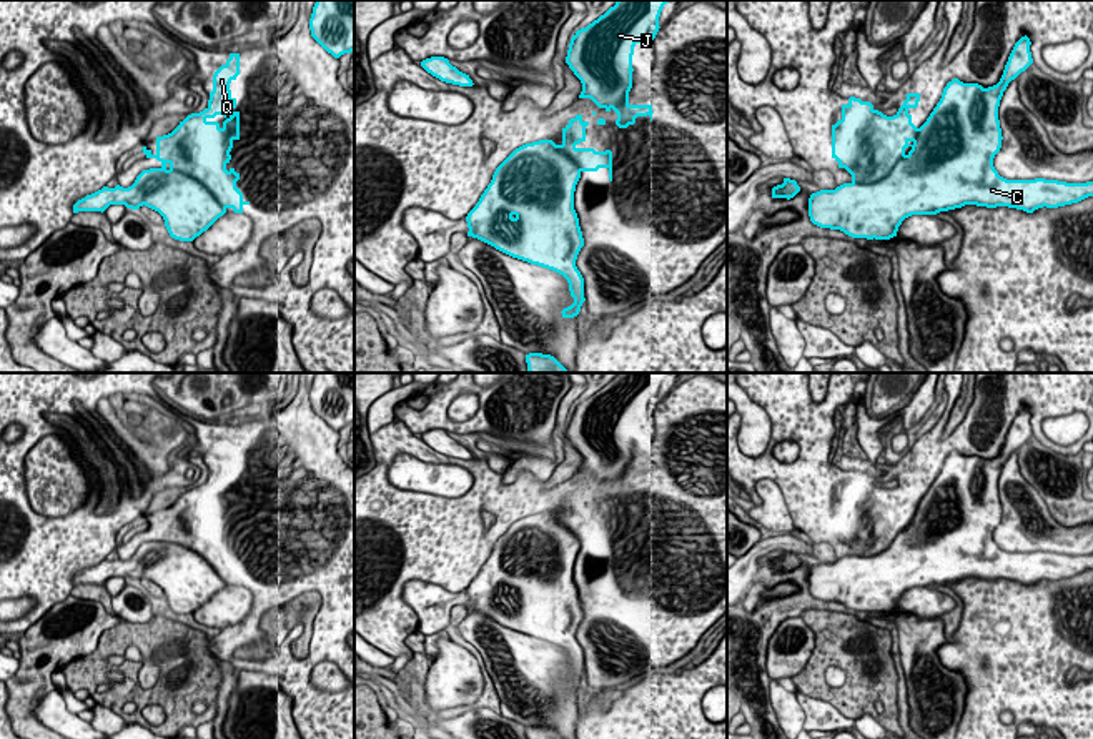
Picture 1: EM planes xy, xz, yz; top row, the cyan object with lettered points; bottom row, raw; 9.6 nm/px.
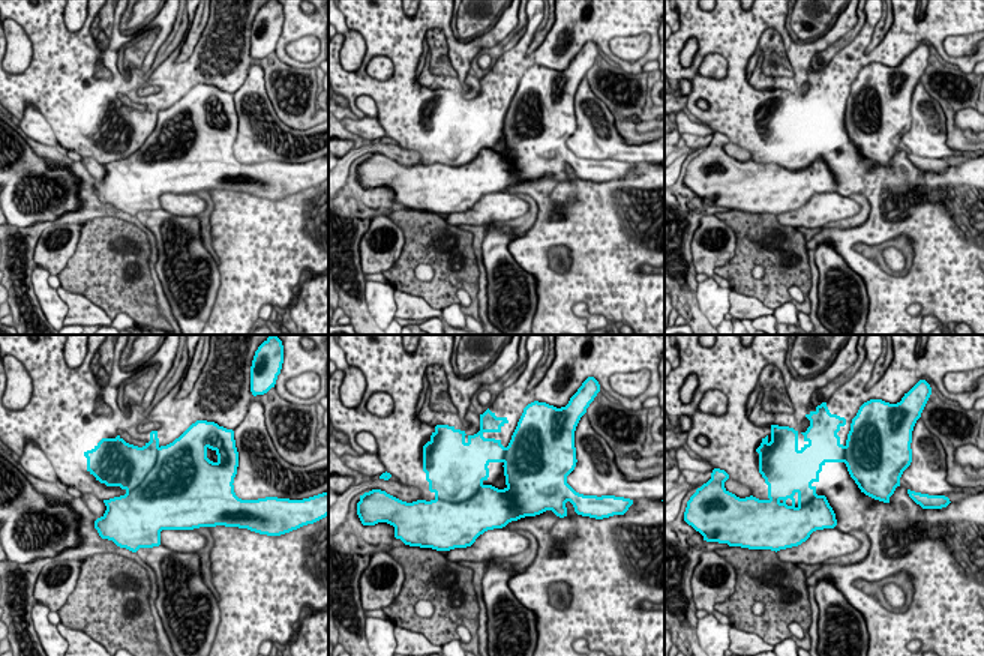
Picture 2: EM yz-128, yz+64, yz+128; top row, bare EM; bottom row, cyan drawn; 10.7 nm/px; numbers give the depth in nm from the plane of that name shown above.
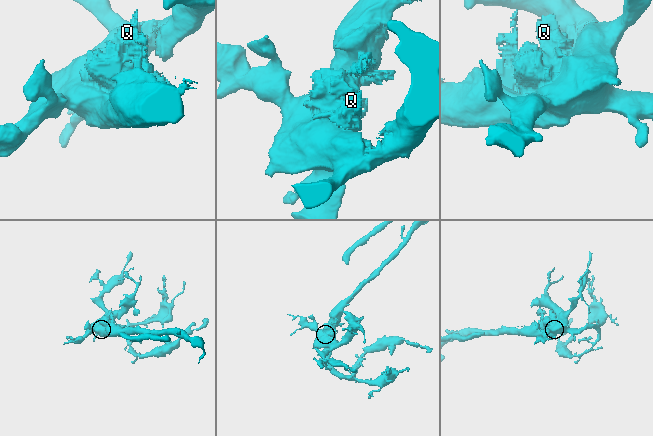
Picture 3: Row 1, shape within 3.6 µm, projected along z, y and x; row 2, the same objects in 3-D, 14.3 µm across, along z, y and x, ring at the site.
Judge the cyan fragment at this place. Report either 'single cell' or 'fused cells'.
fused cells

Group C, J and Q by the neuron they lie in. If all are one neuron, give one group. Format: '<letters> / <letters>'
C J / Q

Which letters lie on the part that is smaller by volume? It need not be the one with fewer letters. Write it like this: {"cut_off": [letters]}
{"cut_off": ["Q"]}

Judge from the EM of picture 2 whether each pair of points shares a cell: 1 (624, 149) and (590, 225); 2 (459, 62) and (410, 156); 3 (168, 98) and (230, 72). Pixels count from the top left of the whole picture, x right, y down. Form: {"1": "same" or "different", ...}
{"1": "different", "2": "different", "3": "same"}

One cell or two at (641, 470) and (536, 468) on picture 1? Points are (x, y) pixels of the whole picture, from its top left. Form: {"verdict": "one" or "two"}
{"verdict": "two"}

